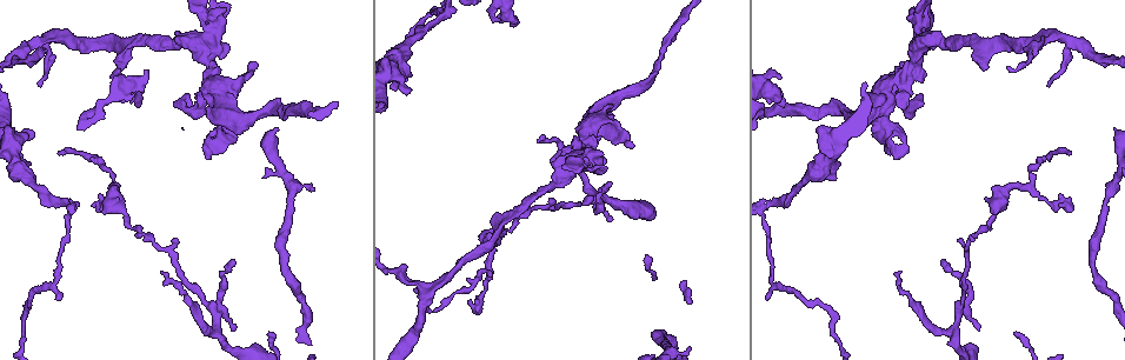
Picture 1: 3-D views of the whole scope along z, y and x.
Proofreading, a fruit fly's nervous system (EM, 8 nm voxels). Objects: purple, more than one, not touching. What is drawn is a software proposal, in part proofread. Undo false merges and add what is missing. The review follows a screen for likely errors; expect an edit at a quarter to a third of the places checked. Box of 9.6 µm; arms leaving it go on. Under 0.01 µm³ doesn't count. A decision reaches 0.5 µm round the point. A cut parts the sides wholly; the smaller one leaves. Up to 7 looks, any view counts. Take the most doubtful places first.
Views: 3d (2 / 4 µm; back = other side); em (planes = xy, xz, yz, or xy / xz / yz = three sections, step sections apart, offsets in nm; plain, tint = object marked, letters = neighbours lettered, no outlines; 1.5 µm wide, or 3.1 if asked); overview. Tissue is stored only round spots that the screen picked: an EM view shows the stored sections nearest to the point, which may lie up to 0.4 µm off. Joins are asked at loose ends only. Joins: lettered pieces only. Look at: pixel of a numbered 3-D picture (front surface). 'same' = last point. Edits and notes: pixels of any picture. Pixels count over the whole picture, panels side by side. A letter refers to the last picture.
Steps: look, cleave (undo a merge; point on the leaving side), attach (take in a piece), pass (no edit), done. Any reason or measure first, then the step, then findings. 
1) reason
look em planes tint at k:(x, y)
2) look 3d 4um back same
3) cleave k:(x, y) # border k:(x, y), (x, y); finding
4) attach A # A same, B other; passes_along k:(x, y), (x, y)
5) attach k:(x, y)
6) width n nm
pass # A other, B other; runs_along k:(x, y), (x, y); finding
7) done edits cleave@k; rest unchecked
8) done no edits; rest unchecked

free end
look 3d 4um back at 1:(312, 190)

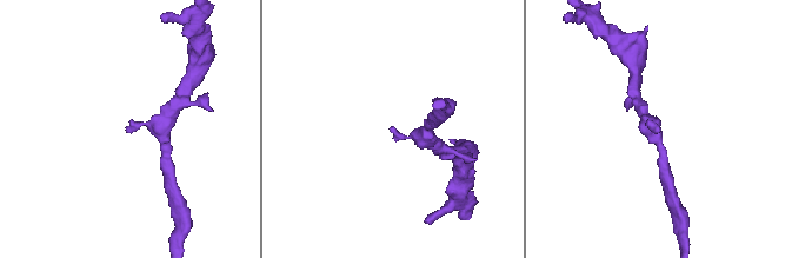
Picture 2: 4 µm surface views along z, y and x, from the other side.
look em yz step 4 letters at 2:(126, 129)

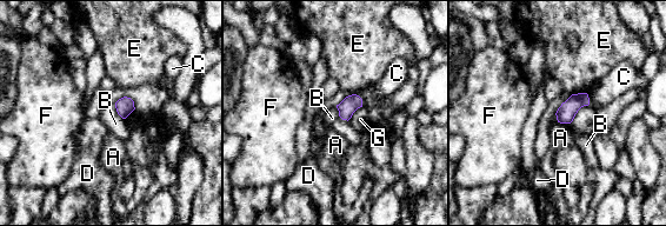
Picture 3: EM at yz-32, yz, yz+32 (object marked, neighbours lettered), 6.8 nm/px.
pass # A other, B other, C other, D other, E other, F other, G other; border 3:(587, 95), (588, 105); no lettered piece goes on from it

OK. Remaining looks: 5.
thin end
look em yz step 4 letters at 1:(233, 260)

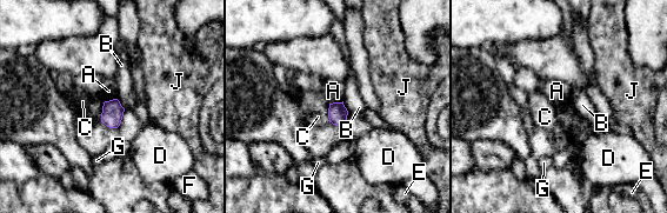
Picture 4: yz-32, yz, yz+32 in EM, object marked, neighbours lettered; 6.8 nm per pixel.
cut it another way
look em planes letters same

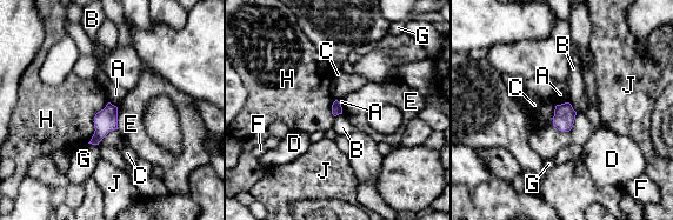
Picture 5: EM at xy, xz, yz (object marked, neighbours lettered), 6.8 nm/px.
pass # A other, B other, C other, D other, E other, F other, G other, H other, J other; no lettered piece goes on from it

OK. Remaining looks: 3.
two arms in line, one across
look 3d 2um at 1:(909, 69)

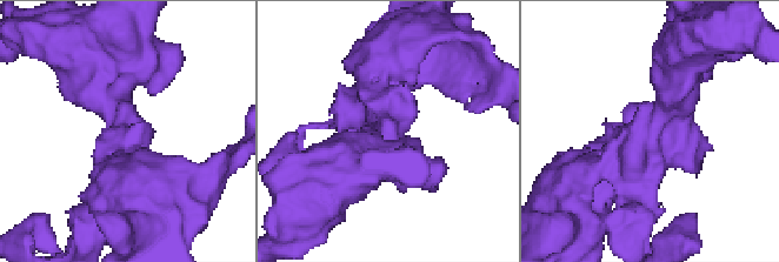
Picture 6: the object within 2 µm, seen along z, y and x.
arms 3; arm_widths 260, 320, 440 nm
look em xz step 8 tint at 6:(129, 132)

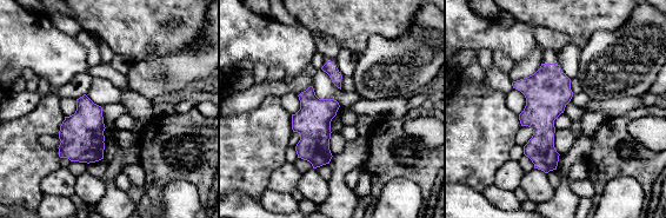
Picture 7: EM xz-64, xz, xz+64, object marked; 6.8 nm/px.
see the neighbours
look em xz step 8 letters same

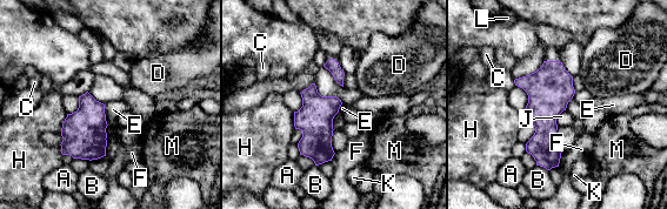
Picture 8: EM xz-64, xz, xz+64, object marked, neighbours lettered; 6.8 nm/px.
width 200 nm
pass # A other, B other, C other, D other, E other, F other, H other, J other, K other, L other, M other; border 8:(565, 109), (557, 118), (557, 127); one cell here

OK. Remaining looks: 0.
done no edits; rest unchecked

